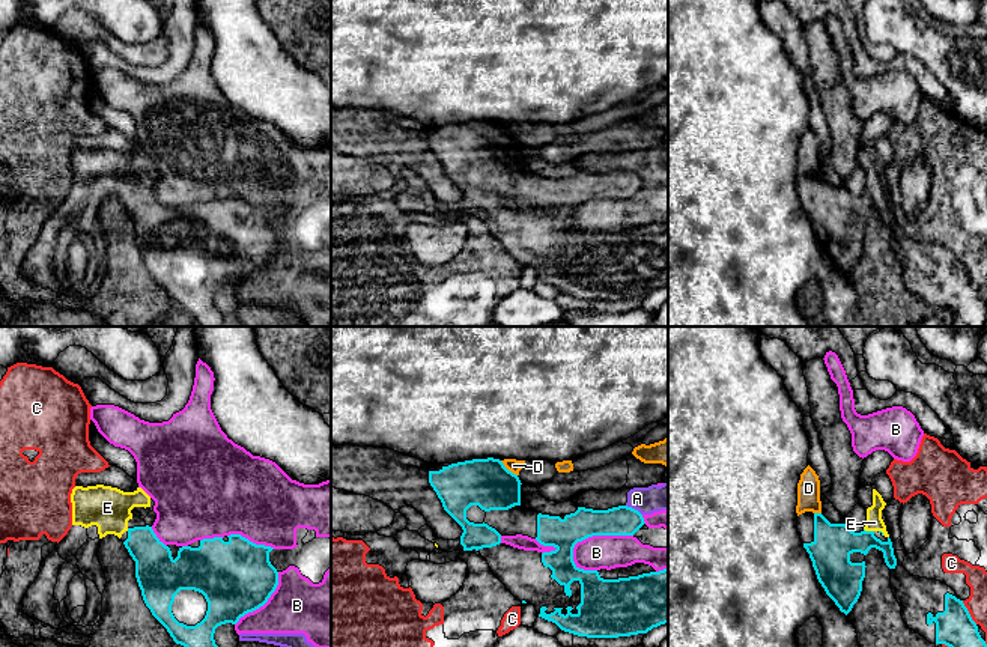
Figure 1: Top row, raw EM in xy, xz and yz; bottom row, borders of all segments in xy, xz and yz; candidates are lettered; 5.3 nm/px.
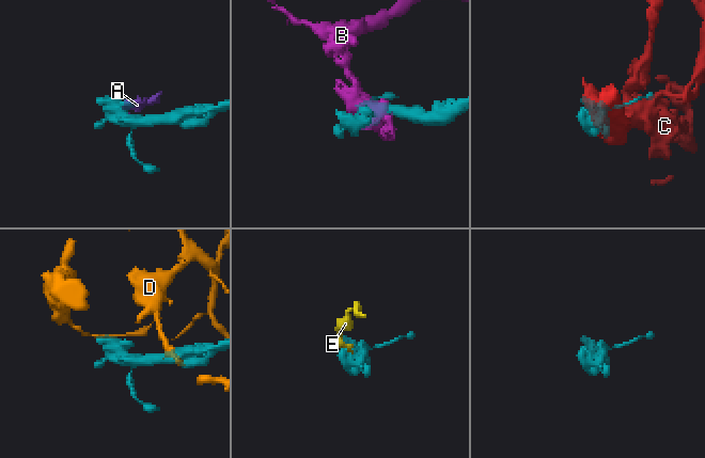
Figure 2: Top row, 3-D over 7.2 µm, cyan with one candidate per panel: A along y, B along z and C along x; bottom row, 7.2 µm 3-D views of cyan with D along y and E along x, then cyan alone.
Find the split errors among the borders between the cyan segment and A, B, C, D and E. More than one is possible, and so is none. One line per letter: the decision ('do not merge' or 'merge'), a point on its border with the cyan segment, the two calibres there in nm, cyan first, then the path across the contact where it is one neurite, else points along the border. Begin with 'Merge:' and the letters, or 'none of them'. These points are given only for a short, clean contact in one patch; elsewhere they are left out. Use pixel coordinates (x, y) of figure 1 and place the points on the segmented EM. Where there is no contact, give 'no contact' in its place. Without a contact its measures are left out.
Merge: E
A: do not merge; meets cyan in xz at (634, 509); 160 nm thick on the cyan side, 140 nm on the other
B: do not merge; meets cyan in xz at (596, 534); 160 nm thick on the cyan side, 180 nm on the other
C: do not merge; meets cyan in yz at (968, 613); 200 nm thick on the cyan side, 110 nm on the other
D: do not merge; meets cyan in xz at (507, 470); 260 nm thick on the cyan side, 70 nm on the other
E: merge; meets cyan in yz at (868, 531); 220 nm thick on the cyan side, 90 nm on the other; runs through yz (829, 552), (868, 531), (874, 522)

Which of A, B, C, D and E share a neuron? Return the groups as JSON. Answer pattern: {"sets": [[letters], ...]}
{"sets": [["A", "B"], ["C"], ["D"], ["E"]]}

